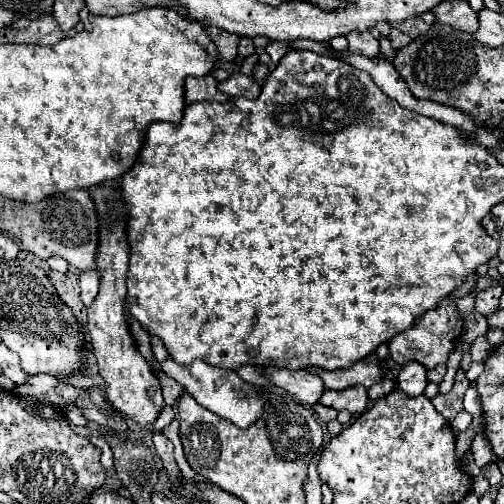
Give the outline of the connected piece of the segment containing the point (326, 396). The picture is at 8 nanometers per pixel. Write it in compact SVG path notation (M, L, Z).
M349 387L343 391L325 389L319 403L333 407L337 411L345 409L345 411L357 415L357 413L363 413L367 407L367 389L365 387Z

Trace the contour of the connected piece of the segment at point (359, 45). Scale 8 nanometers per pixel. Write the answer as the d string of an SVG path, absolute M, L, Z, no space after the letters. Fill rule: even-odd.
M351 31L349 35L345 35L349 41L347 51L357 53L357 55L365 55L365 57L377 57L379 55L379 41L369 33L369 31Z

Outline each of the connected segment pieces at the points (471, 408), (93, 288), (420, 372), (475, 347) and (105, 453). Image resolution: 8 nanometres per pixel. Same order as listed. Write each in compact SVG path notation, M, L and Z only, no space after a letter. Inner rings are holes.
M473 385L465 393L465 411L471 413L473 417L481 417L483 415L483 409L481 409L481 403L479 403L479 395L477 395L477 389Z
M83 271L79 275L79 285L81 285L81 301L85 307L89 307L99 291L99 275L97 271Z
M405 363L397 375L397 383L399 383L399 389L403 393L407 393L409 397L417 397L425 391L427 387L427 377L425 377L427 369L421 367L419 363Z
M485 335L477 337L477 339L473 341L473 345L471 345L471 355L473 355L473 359L483 361L483 359L487 359L487 357L489 357L489 353L491 353L491 347L489 347L489 343L487 343Z
M91 437L91 443L101 449L101 465L103 465L105 469L111 469L111 467L113 467L113 455L111 455L109 443L107 443L103 437Z

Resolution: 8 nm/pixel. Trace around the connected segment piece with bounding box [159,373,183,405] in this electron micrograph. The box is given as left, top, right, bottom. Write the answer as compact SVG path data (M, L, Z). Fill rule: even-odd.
M159 373L159 381L161 381L161 389L163 389L165 403L167 403L167 405L173 405L173 403L175 403L175 399L179 399L179 397L181 397L183 387L181 387L177 381L169 379L165 373Z

